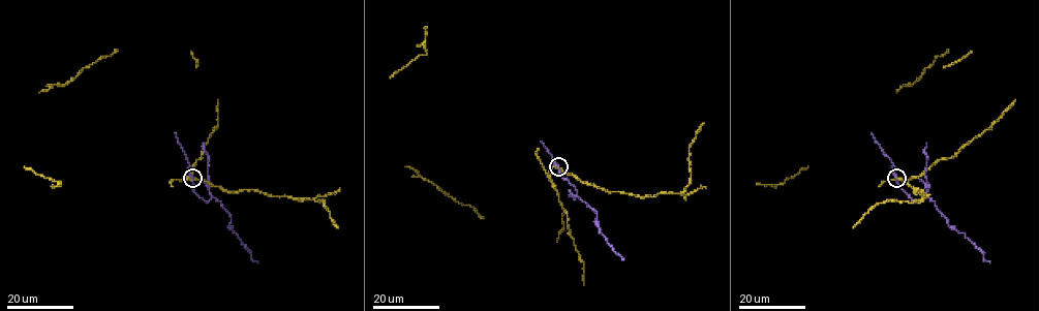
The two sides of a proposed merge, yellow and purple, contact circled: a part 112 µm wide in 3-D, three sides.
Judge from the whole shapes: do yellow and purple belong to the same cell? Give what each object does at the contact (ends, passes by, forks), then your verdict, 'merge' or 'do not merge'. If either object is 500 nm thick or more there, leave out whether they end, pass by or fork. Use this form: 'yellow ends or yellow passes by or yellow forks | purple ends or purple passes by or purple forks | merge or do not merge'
yellow passes by | purple passes by | do not merge

